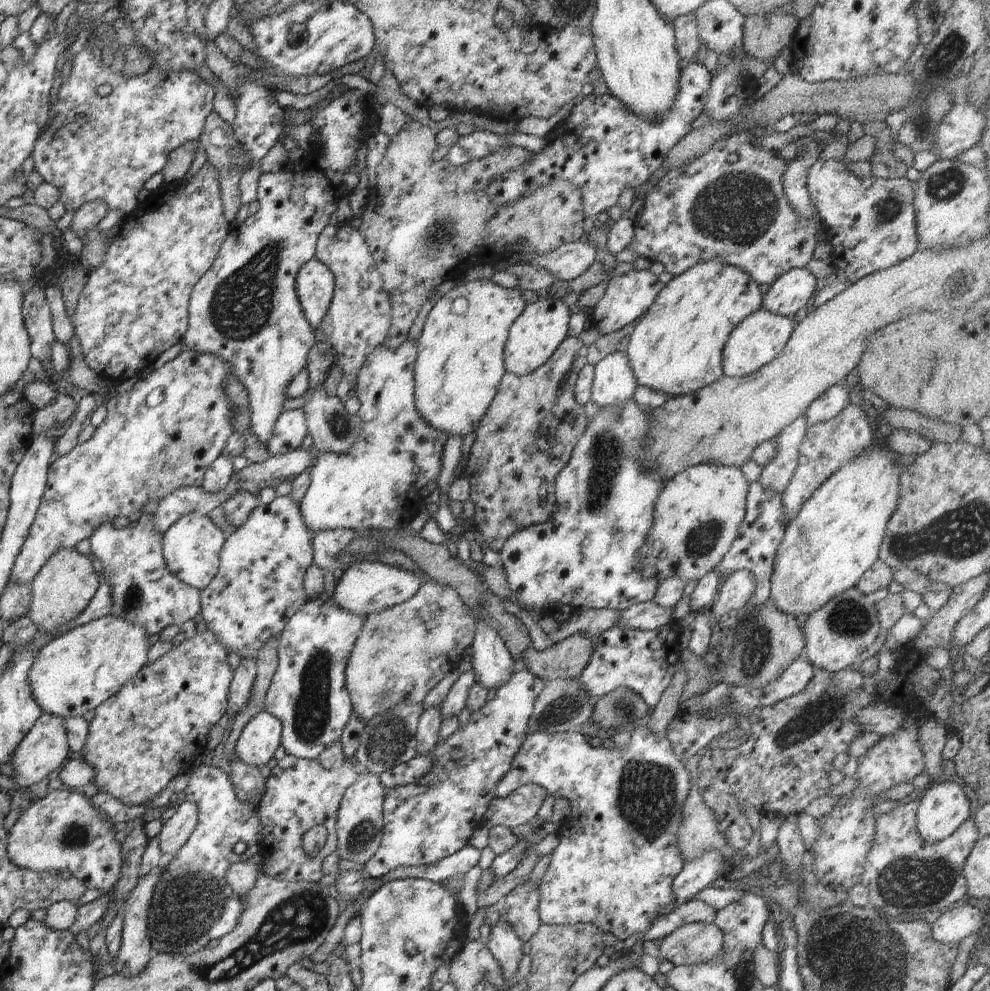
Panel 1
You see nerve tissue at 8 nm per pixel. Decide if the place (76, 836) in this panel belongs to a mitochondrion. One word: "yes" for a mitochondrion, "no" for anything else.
yes

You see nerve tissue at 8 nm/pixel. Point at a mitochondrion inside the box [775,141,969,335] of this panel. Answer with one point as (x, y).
(890, 207)

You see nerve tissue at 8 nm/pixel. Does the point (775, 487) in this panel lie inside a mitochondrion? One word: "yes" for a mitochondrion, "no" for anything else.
no

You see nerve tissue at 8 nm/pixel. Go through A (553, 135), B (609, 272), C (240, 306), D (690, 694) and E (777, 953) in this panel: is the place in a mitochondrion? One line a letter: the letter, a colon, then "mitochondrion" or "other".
A: other
B: other
C: mitochondrion
D: other
E: other

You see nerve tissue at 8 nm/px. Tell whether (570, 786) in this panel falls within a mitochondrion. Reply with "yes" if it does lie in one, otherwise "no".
no

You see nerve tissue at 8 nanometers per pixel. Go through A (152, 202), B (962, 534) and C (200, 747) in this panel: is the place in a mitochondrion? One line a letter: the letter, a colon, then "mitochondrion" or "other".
A: other
B: mitochondrion
C: other

